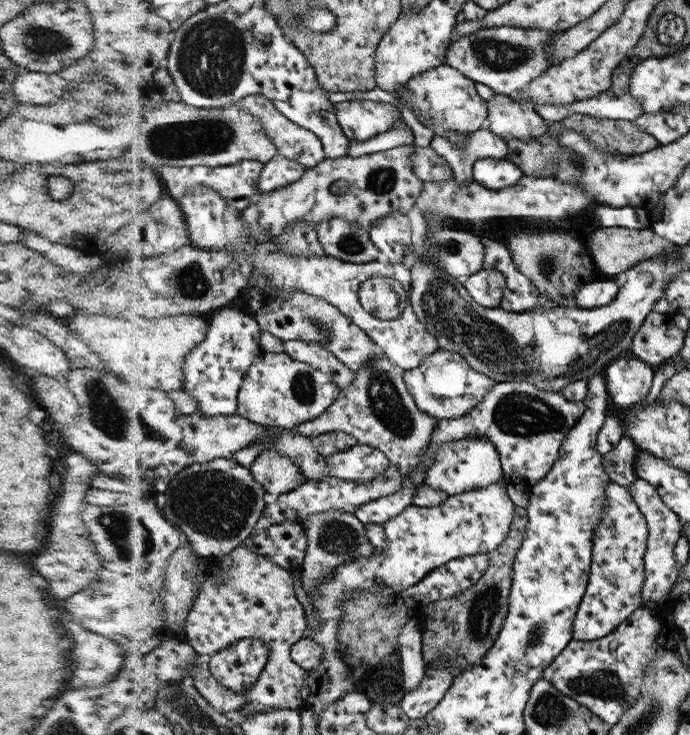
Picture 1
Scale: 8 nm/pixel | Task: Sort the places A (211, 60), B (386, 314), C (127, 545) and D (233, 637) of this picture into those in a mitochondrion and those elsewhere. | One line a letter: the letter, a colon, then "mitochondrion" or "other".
A: mitochondrion
B: mitochondrion
C: mitochondrion
D: other

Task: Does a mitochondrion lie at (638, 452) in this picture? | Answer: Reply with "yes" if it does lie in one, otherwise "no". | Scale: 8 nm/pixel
no

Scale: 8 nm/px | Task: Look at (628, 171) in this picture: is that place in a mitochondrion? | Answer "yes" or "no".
no

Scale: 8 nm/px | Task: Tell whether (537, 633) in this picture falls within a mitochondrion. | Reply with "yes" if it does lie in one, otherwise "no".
yes

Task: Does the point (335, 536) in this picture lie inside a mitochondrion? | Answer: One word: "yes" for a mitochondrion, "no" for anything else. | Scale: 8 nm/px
yes

